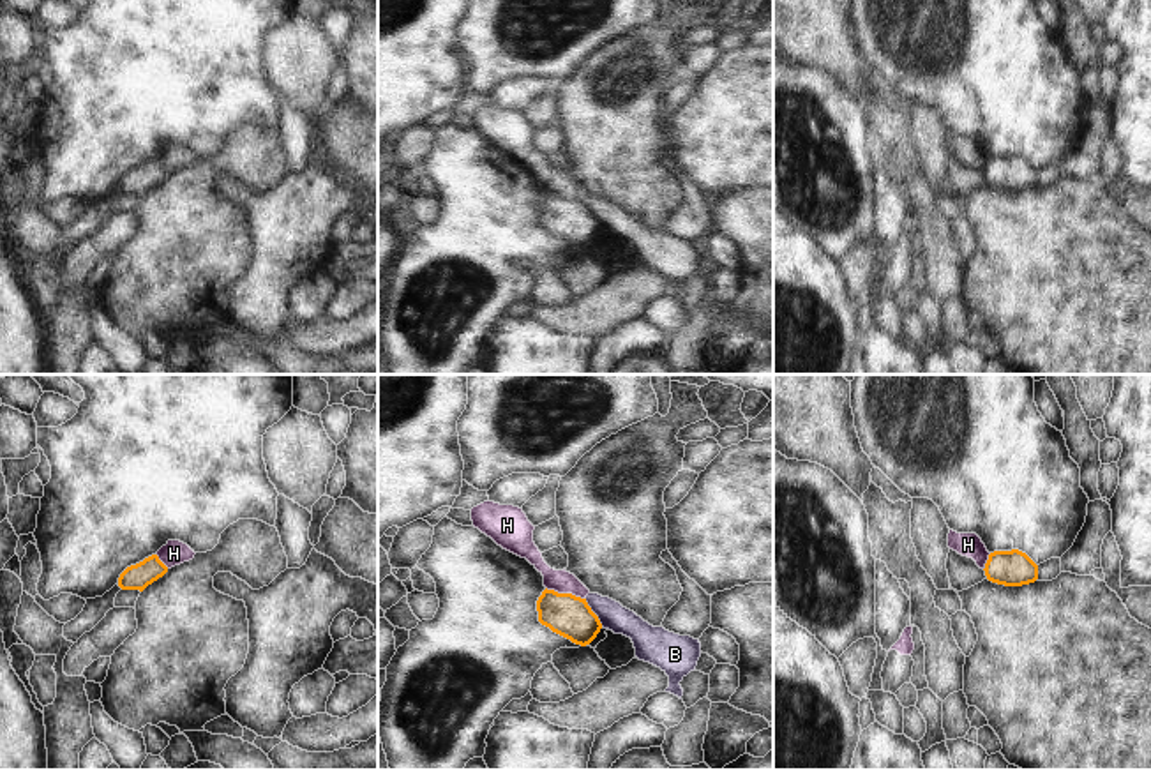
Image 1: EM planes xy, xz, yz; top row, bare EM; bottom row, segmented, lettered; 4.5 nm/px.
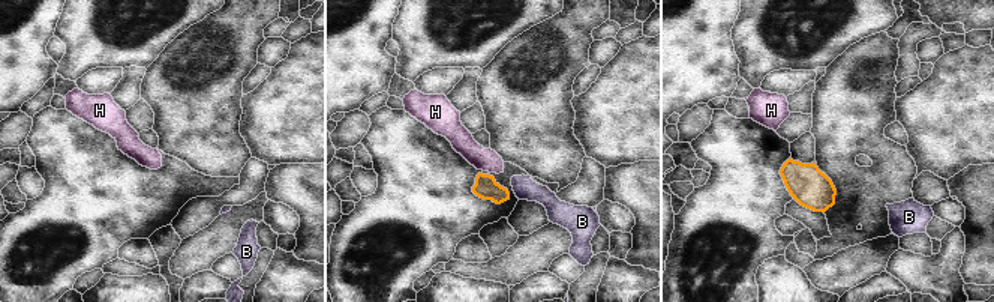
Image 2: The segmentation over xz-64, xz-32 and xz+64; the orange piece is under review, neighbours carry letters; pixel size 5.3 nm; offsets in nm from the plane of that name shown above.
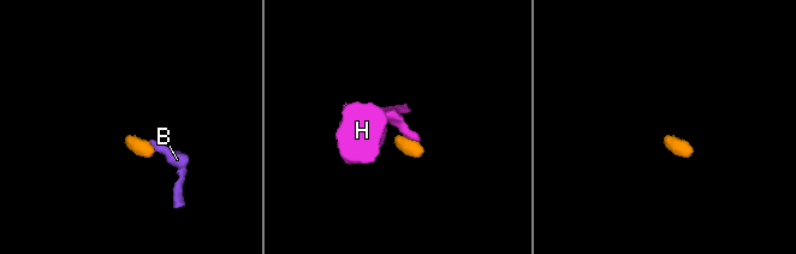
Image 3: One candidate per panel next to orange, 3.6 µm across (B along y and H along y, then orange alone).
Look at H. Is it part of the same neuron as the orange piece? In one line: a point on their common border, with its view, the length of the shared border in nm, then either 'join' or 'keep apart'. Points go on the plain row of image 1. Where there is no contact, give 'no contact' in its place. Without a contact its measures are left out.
xz (565, 198) | 190 nm | keep apart

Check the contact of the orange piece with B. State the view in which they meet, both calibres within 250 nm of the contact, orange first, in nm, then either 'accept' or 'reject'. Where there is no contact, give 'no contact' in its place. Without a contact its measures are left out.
contact in xz; calibres 190 and 120 nm; reject

